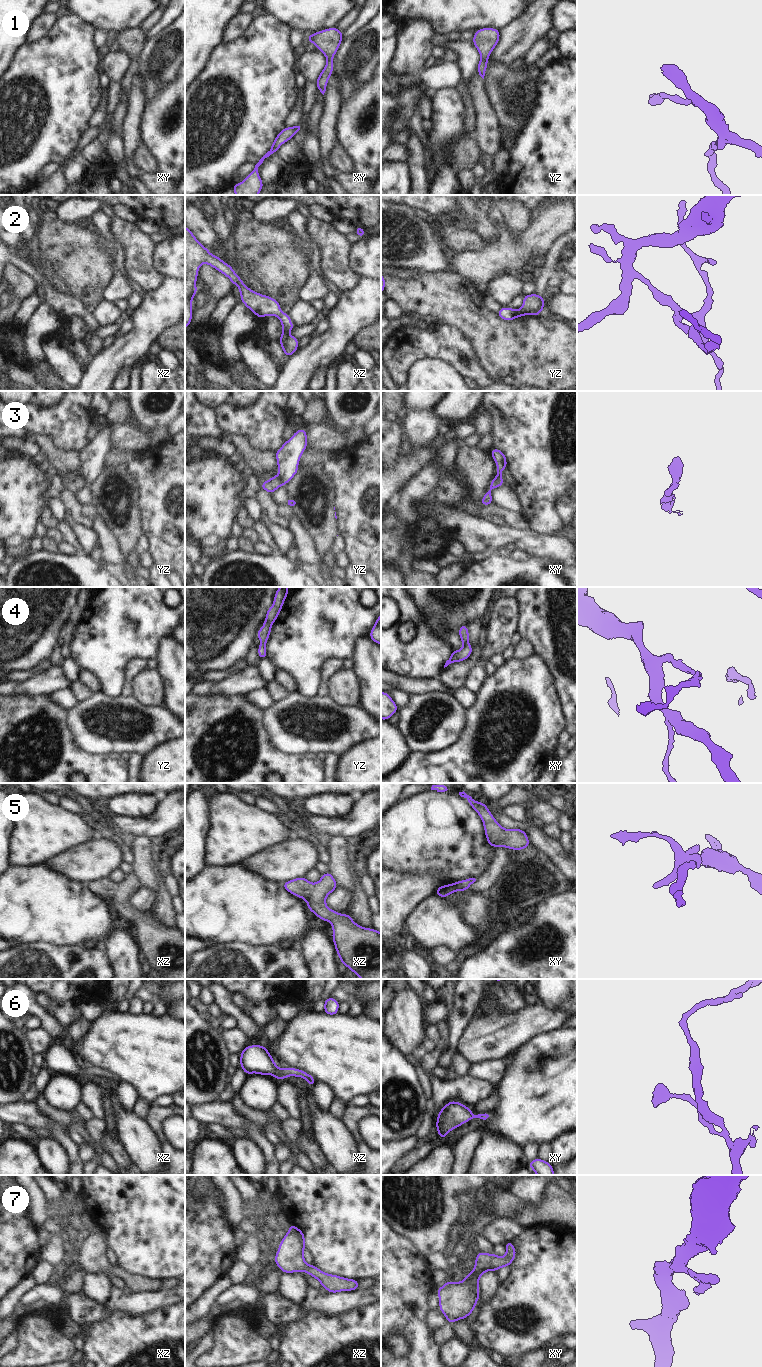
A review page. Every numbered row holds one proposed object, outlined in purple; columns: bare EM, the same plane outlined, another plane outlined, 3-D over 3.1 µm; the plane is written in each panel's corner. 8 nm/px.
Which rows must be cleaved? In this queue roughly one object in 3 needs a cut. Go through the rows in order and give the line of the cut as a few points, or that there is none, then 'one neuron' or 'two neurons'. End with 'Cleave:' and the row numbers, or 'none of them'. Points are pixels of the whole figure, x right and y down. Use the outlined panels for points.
1: no cut | one neuron
2: yz (517, 310), (520, 316) | two neurons
3: yz (278, 474), (284, 484) | two neurons
4: no cut | one neuron
5: no cut | one neuron
6: no cut | one neuron
7: no cut | one neuron
Cleave: 2, 3

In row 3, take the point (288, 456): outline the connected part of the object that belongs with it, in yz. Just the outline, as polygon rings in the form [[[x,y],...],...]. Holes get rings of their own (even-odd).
[[[306,428],[297,430],[281,448],[275,452],[279,477],[286,485],[298,470],[298,464],[304,450],[308,447]]]

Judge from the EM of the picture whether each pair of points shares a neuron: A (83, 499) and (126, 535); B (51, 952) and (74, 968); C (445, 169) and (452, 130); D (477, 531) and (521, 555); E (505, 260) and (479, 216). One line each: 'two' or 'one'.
A: two
B: one
C: one
D: two
E: two

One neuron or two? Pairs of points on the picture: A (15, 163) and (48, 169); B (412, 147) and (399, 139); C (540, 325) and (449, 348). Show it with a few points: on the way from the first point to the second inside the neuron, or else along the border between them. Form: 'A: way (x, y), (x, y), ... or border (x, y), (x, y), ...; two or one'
A: border (59, 164), (46, 163), (36, 175), (35, 184); two
B: border (407, 129), (409, 134), (408, 140), (405, 143); two
C: border (451, 327), (462, 333), (479, 364); two

